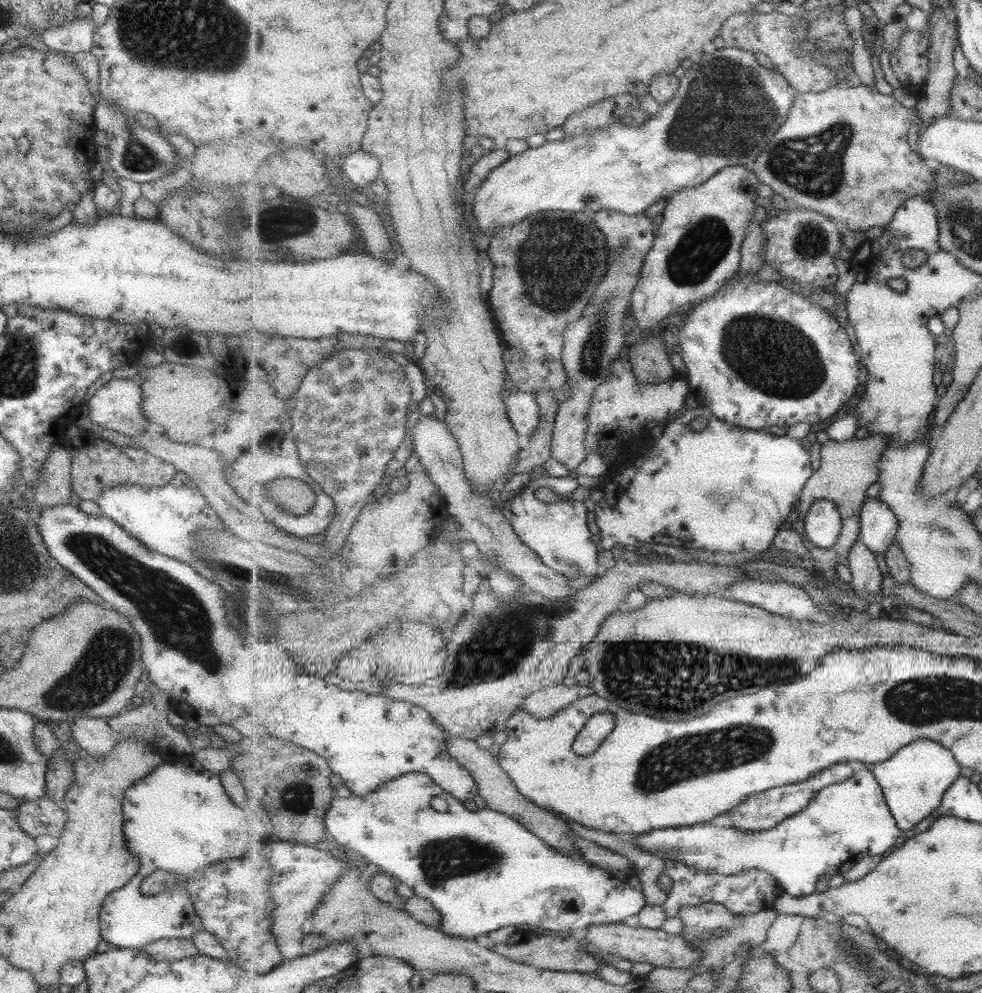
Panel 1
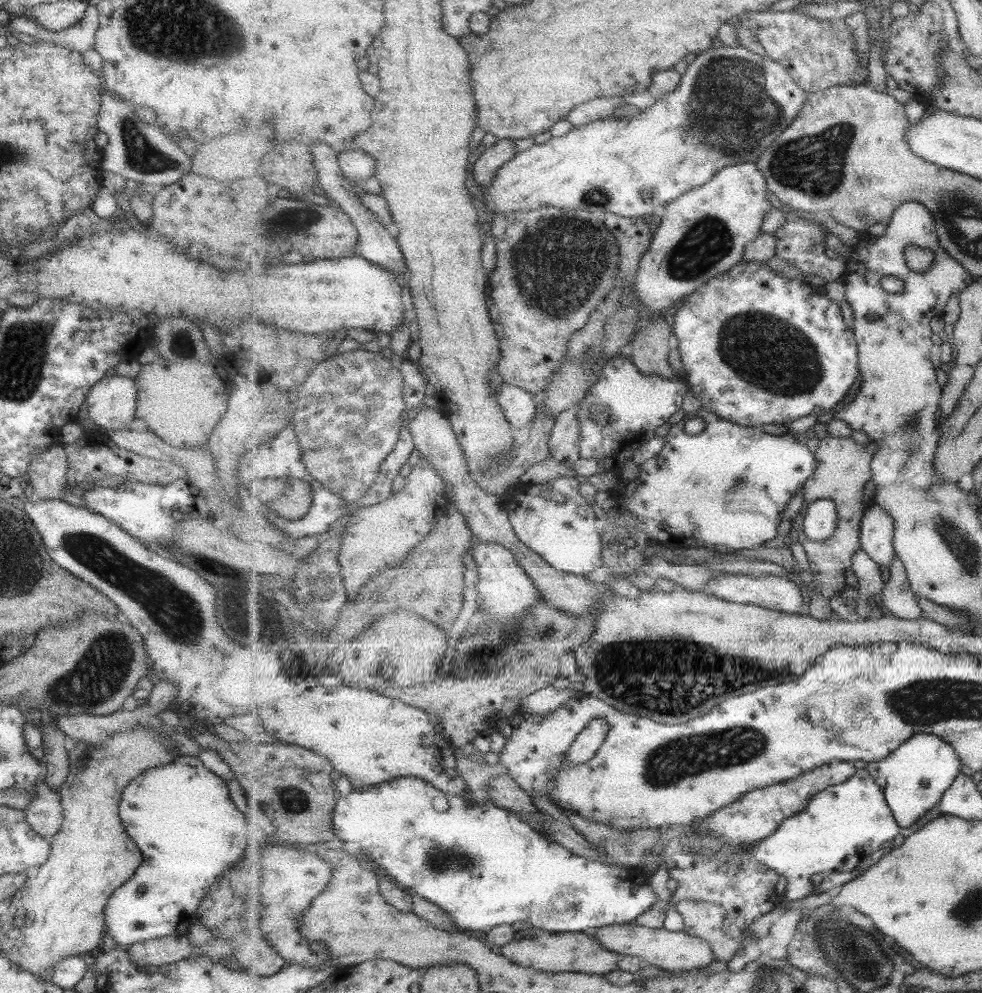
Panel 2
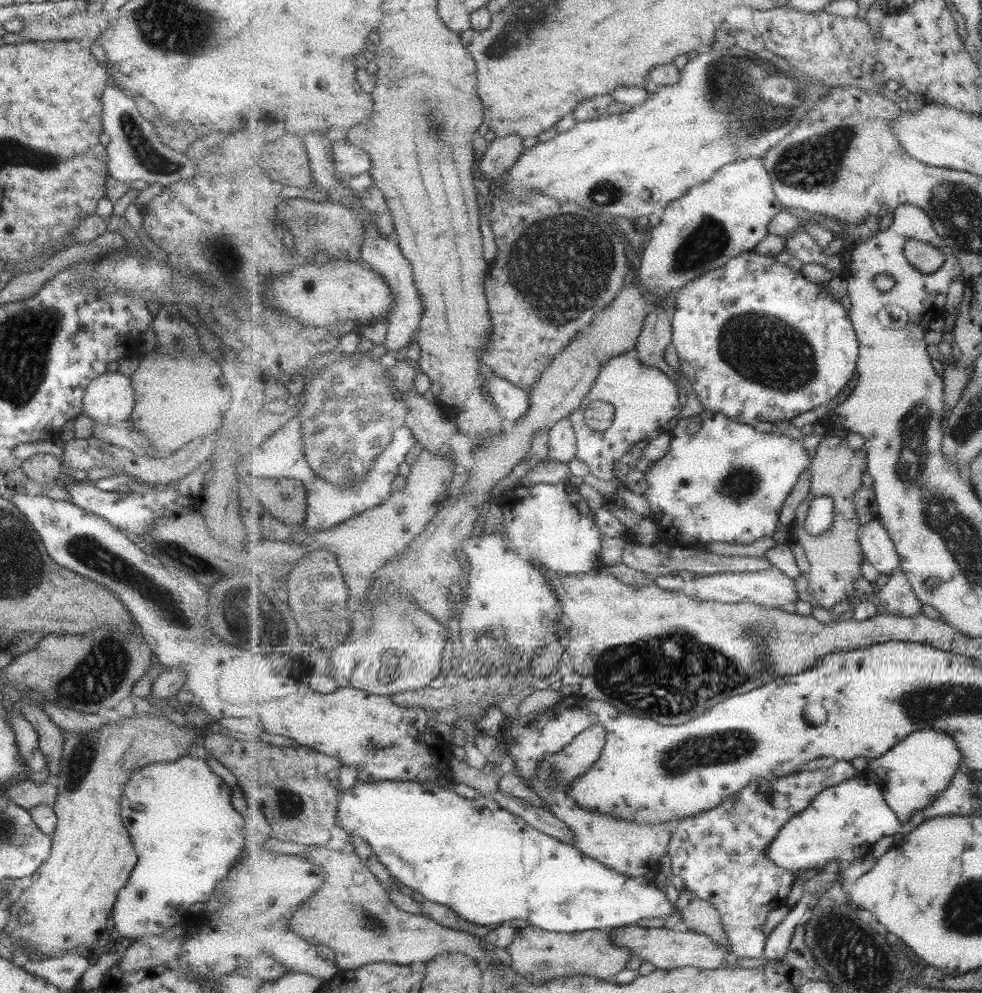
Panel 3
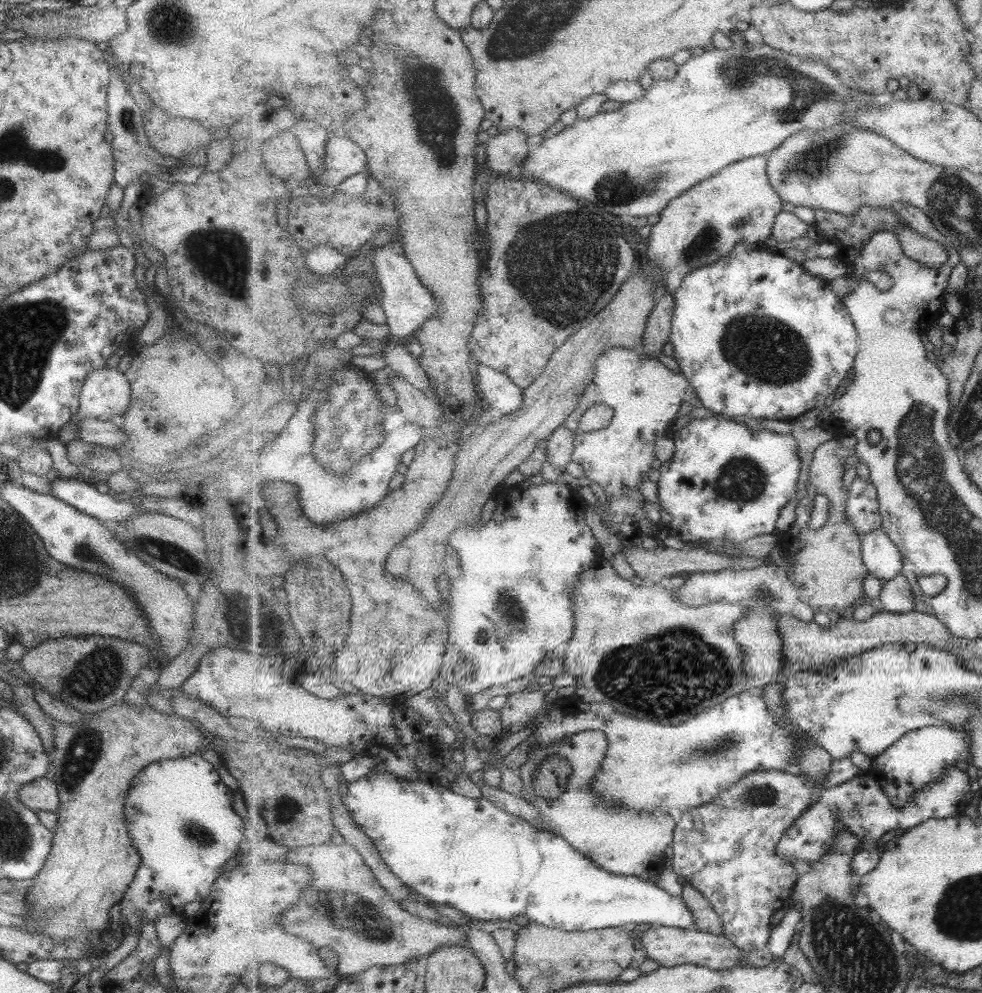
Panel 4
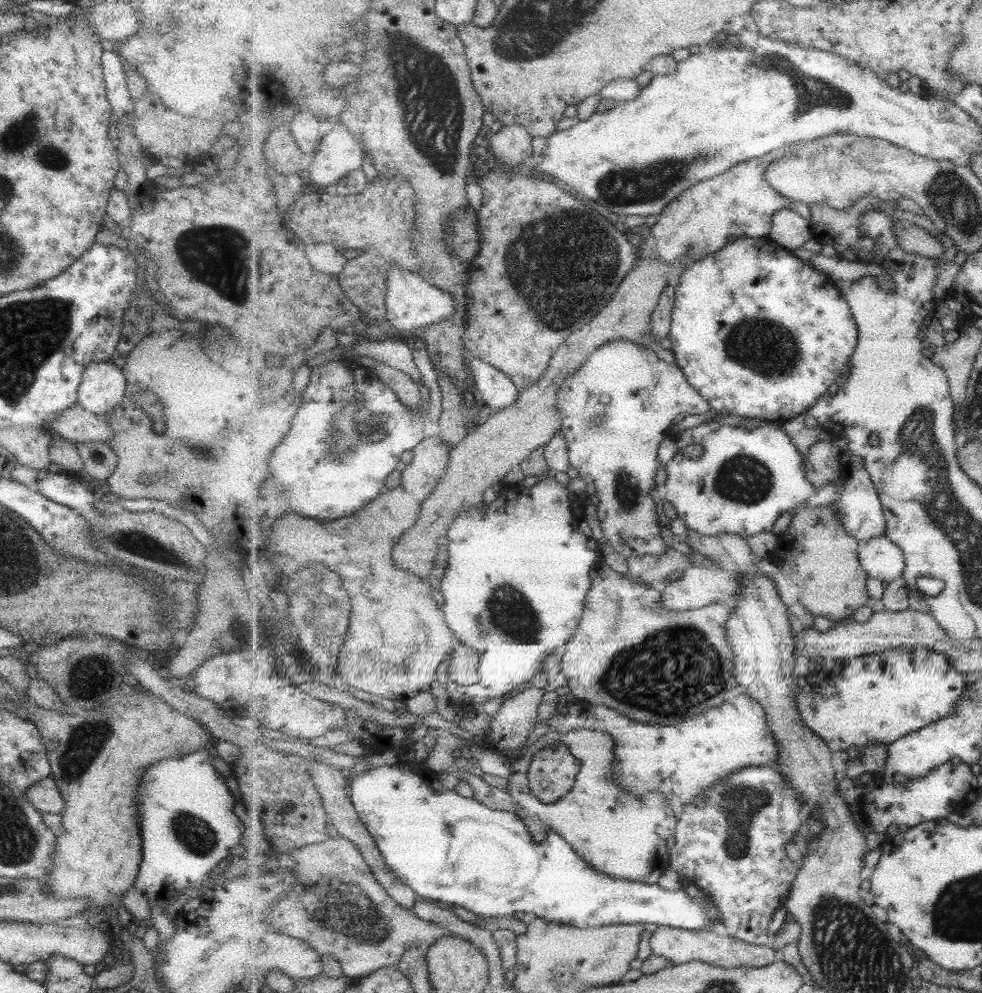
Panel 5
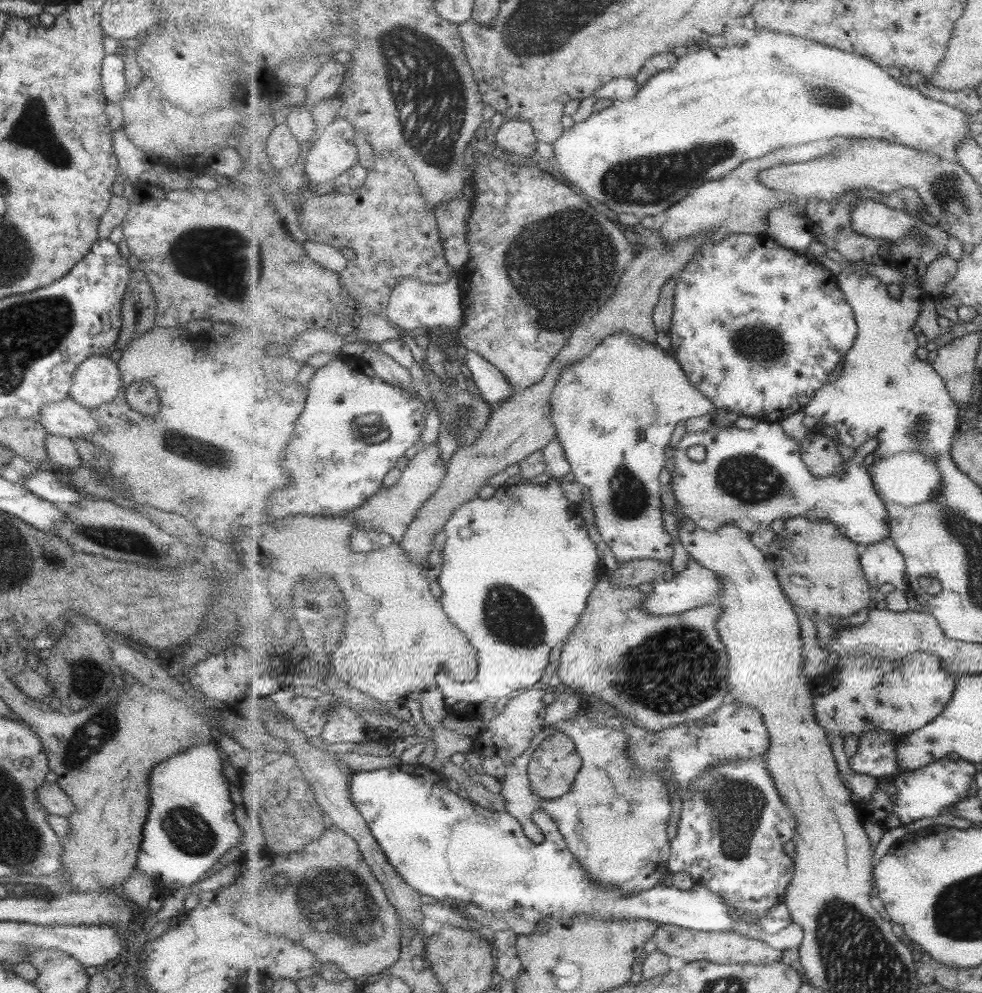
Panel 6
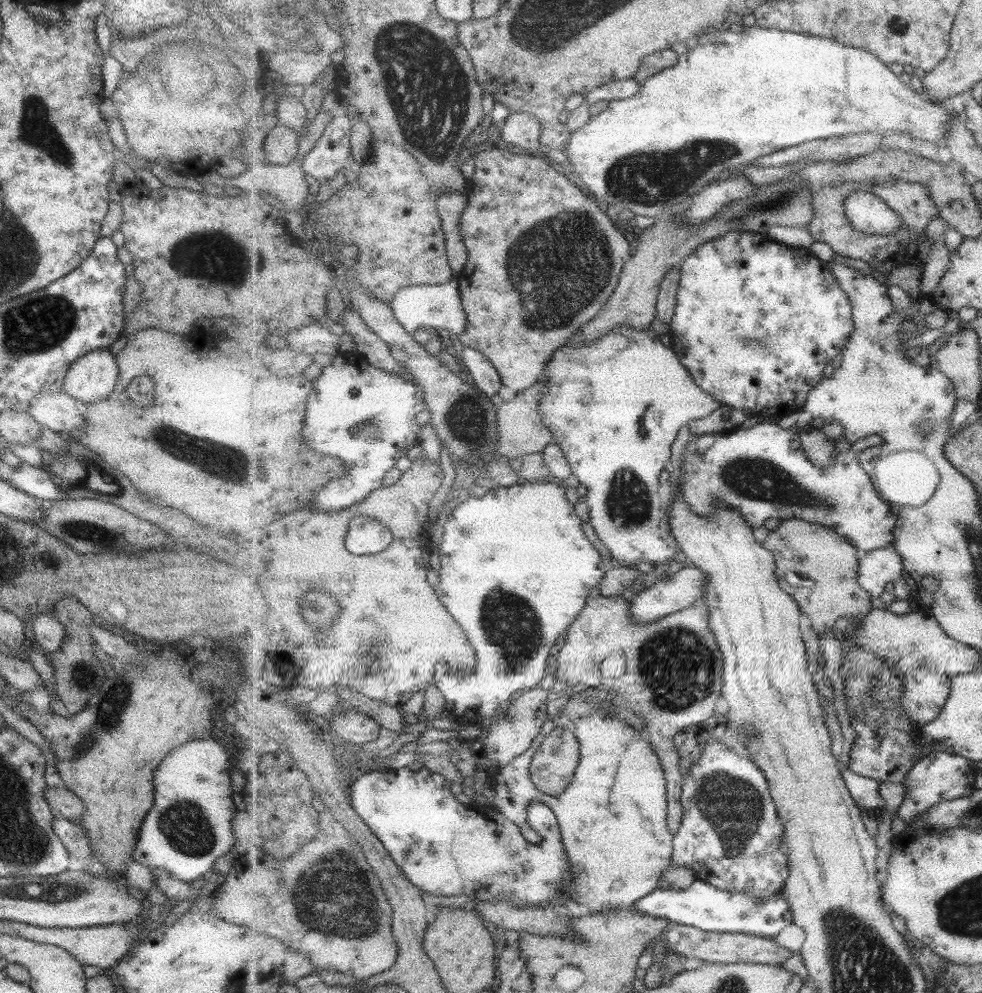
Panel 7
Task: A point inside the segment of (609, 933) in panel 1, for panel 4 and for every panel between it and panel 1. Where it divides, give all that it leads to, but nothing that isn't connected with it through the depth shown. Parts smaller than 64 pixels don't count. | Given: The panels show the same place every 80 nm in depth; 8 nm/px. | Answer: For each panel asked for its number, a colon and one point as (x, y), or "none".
2: (675, 952)
3: (667, 949)
4: (671, 946)

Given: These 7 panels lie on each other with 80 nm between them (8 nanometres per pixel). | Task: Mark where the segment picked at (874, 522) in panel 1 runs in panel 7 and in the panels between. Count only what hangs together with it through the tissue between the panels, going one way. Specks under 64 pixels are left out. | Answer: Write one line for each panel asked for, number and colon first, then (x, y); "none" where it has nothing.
2: (877, 533)
3: (879, 549)
4: (883, 558)
5: (884, 560)
6: (883, 563)
7: (878, 567)

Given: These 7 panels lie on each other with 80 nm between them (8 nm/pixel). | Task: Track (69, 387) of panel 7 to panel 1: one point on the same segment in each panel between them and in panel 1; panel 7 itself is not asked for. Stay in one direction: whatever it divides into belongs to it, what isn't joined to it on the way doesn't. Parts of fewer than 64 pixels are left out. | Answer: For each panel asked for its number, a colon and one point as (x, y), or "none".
1: (116, 405)
2: (111, 402)
3: (108, 399)
4: (105, 392)
5: (102, 387)
6: (96, 381)

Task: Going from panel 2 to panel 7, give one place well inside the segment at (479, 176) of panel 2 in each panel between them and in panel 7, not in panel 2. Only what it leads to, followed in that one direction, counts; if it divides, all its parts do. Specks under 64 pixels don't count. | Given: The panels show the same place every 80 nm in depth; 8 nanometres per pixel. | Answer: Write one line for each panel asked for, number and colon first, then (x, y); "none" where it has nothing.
3: (502, 153)
4: (504, 151)
5: (509, 146)
6: (518, 137)
7: (521, 129)

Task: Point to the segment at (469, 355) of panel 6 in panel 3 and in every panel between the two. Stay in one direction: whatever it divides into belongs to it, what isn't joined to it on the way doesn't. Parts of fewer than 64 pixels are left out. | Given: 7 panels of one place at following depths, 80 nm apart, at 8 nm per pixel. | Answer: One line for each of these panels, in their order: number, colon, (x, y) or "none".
3: (513, 402)
4: (499, 391)
5: (498, 390)

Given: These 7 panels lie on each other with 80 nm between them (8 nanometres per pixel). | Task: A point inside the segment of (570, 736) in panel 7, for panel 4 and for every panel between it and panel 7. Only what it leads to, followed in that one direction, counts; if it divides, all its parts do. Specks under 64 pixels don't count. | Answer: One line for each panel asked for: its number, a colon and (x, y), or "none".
4: (551, 779)
5: (553, 772)
6: (552, 770)

